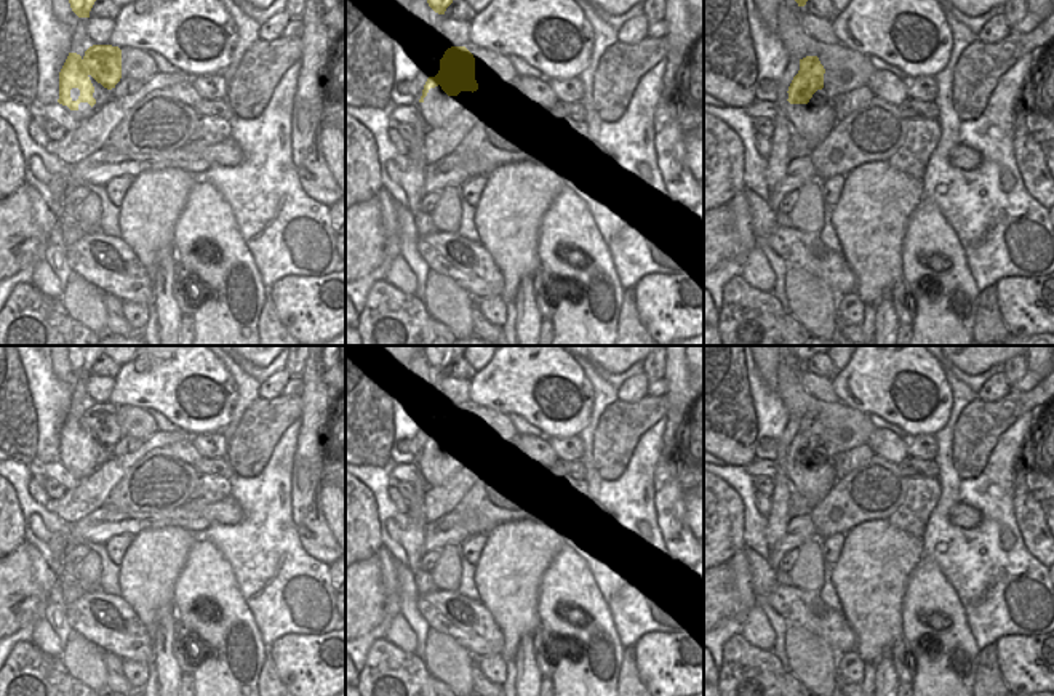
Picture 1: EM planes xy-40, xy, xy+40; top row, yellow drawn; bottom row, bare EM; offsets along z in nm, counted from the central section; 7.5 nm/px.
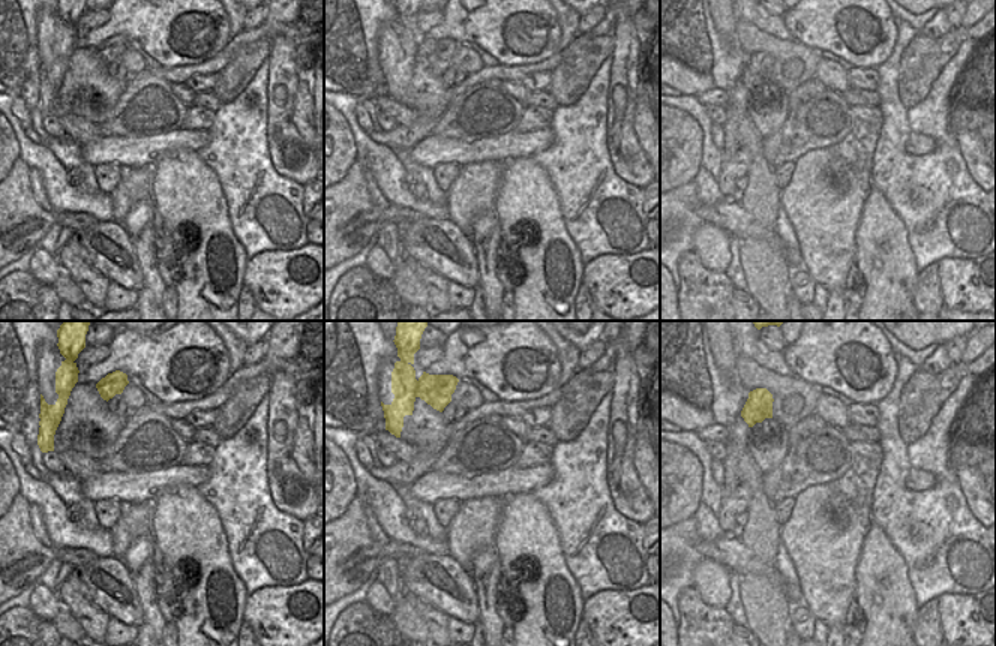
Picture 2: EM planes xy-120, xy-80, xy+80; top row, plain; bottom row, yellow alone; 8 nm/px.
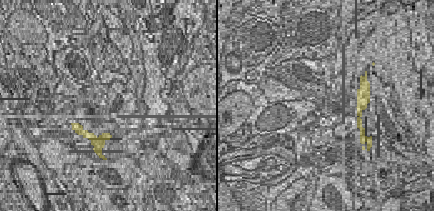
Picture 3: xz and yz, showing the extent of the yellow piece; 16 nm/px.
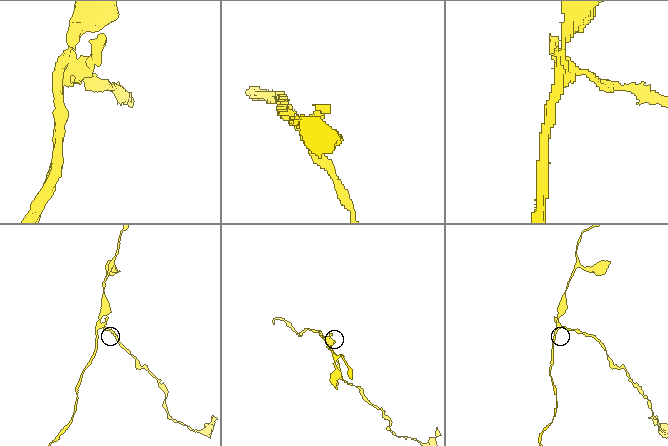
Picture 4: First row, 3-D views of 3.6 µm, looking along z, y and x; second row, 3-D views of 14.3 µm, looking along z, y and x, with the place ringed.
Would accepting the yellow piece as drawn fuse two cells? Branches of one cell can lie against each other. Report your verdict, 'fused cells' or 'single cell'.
fused cells

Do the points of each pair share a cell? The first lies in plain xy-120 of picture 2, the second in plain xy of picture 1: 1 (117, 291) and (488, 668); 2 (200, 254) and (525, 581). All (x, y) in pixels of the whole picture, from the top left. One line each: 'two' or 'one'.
1: one
2: two

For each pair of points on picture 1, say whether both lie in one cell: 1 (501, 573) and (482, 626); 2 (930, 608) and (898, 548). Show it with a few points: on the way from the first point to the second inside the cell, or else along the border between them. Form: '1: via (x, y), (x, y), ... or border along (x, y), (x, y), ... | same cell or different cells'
1: border along (479, 600), (491, 615), (504, 644) | different cells
2: border along (922, 556), (909, 576), (902, 610) | different cells

